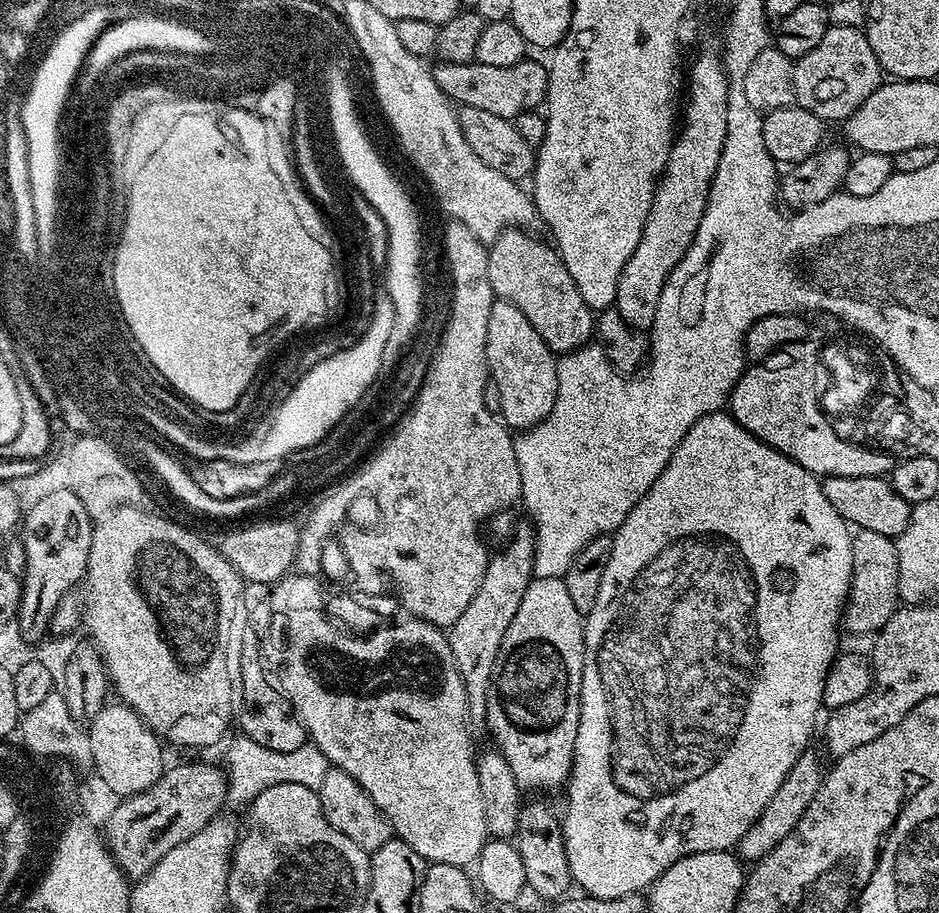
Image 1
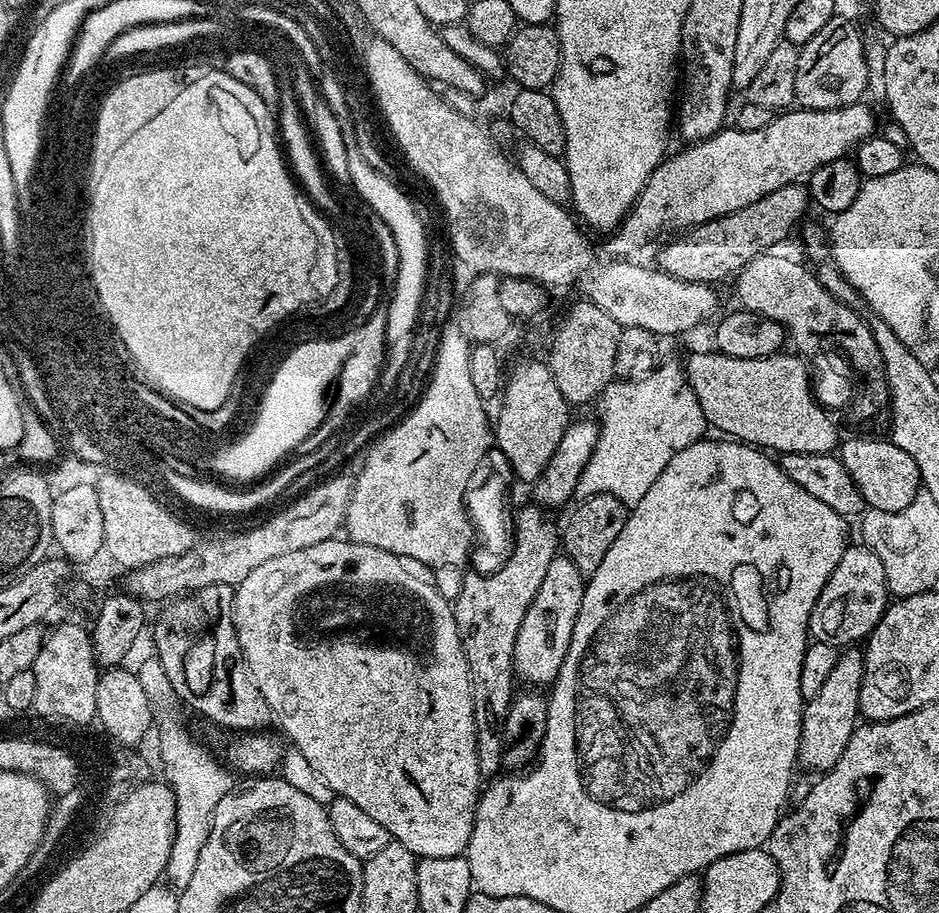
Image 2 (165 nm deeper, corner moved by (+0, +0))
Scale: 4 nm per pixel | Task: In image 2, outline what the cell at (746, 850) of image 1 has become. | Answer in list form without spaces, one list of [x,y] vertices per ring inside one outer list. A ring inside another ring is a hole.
[[[849,646],[837,655],[834,670],[822,682],[822,690],[804,706],[804,717],[800,720],[799,767],[817,768],[817,773],[829,772],[842,758],[850,734],[858,726],[860,716],[860,691],[864,673],[864,654],[859,647]]]

